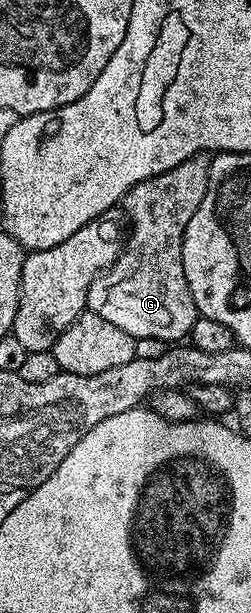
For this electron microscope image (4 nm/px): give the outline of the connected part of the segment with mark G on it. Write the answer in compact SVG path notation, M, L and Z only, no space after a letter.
M195 154L178 168L170 168L170 172L142 180L123 200L122 210L130 223L124 249L115 264L90 284L87 309L102 320L110 320L122 332L130 332L134 339L153 338L176 344L192 333L198 315L182 268L182 240L190 216L198 212L198 204L206 196L208 163L204 154Z

